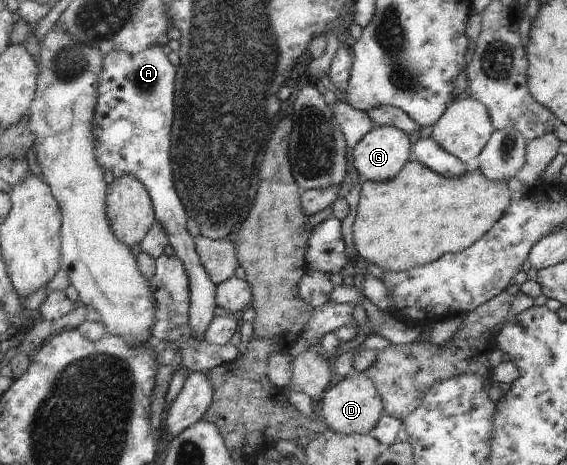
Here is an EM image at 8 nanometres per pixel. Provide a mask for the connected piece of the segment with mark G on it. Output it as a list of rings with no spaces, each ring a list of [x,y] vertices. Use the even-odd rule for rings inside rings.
[[[374,127],[356,147],[355,165],[367,180],[391,181],[411,162],[413,150],[413,139],[403,129]]]

